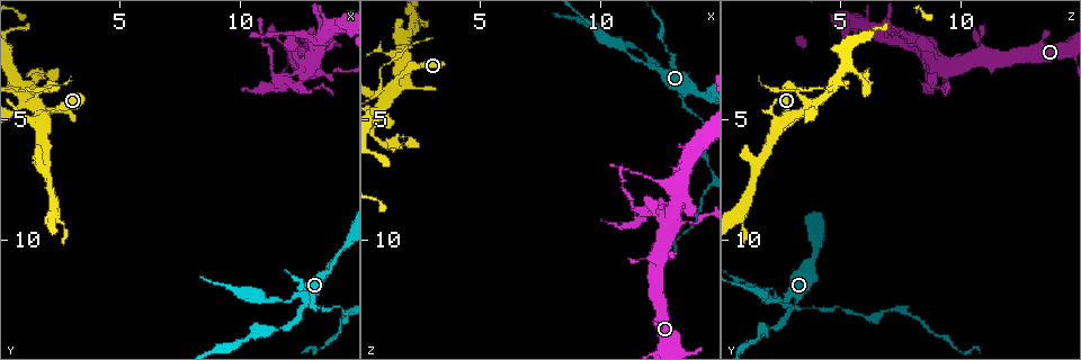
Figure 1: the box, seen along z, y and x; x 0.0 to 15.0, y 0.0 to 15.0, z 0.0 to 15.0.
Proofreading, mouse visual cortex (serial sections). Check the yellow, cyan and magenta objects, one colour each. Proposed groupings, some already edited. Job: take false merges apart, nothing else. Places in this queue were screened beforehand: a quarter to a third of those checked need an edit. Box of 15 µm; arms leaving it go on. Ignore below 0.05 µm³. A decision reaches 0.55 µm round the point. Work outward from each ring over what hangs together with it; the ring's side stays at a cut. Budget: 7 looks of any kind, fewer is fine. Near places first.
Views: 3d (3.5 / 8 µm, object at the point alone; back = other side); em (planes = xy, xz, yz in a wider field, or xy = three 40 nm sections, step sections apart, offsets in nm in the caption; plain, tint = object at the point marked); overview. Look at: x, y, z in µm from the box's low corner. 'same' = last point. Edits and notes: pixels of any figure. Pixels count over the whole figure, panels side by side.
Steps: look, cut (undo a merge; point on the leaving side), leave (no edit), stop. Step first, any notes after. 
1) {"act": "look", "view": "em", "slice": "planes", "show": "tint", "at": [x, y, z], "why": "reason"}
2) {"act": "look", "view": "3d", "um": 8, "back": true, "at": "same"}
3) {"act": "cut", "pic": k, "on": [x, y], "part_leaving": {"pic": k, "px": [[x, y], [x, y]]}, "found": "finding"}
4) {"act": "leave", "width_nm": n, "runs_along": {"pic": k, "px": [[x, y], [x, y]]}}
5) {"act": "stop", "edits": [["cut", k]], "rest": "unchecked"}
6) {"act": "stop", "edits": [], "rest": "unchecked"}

{"act": "look", "view": "3d", "um": 3.5, "at": [13.0, 12.8, 2.8], "why": "thin arm on a thick one"}

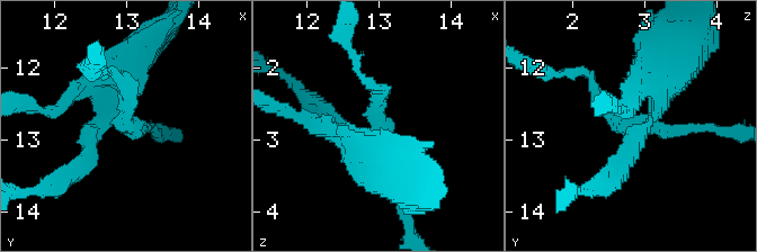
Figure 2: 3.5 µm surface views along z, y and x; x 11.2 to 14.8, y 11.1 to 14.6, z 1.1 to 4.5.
{"act": "look", "view": "em", "slice": "xy", "step": 3, "show": "tint", "at": [13.00, 12.75, 2.85], "arms": 4, "arm_widths_nm": [150, 150, 200, 450], "why": "shape alone is not enough"}

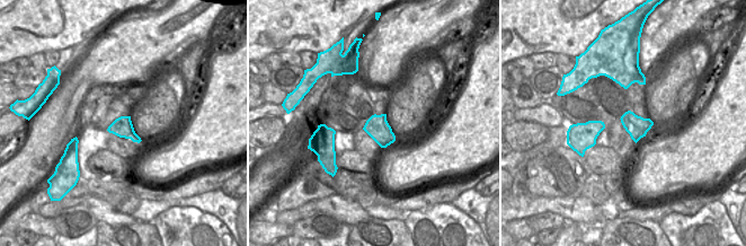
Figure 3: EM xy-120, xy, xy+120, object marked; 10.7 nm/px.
{"act": "look", "view": "em", "slice": "xy", "step": 1, "show": "tint", "at": "same", "why": "cut it another way"}

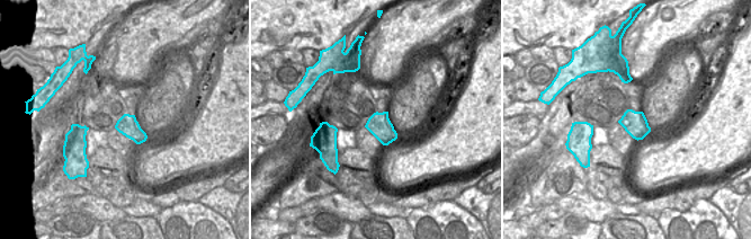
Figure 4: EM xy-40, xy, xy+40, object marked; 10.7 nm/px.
{"act": "cut", "pic": 2, "on": [121, 118], "part_leaving": {"pic": 2, "px": [[124, 115], [135, 128], [159, 132]]}, "found": "a second cell is stuck on"}

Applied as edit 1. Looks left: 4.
{"act": "look", "view": "overview", "why": "redraw"}

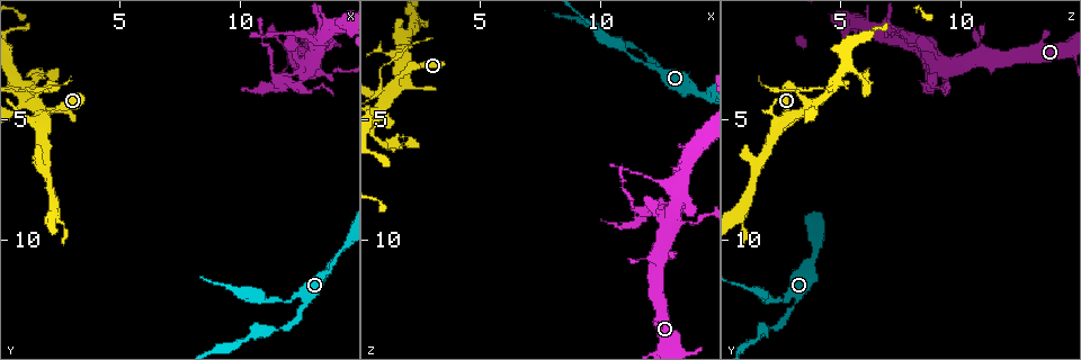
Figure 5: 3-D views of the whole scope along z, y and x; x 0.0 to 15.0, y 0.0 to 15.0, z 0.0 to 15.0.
{"act": "look", "view": "3d", "um": 3.5, "at": [14.0, 10.9, 3.5], "why": "calibre changes"}

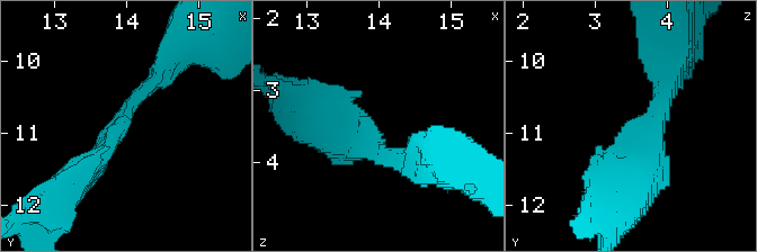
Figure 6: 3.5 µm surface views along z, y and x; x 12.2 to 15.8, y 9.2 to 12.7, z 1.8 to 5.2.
{"act": "look", "view": "em", "slice": "xy", "step": 1, "show": "tint", "at": [13.95, 10.85, 3.45], "arm_widths_nm": [200, 350], "why": "shape alone is not enough"}

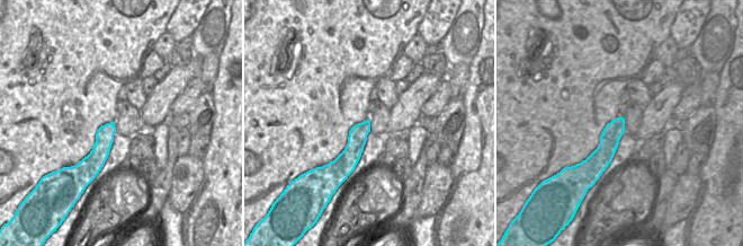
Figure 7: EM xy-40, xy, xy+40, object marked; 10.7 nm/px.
{"act": "leave", "width_nm": 200, "runs_along": {"pic": 6, "px": [[83, 172], [122, 120]]}, "found": "one cell here"}

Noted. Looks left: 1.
{"act": "stop", "edits": [["cut", 2]], "rest": "unchecked"}

